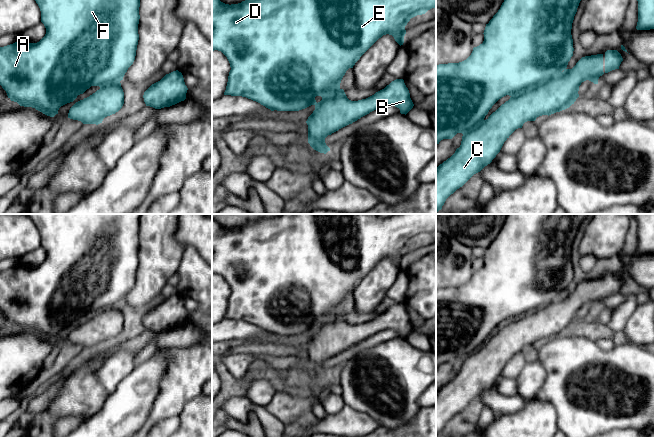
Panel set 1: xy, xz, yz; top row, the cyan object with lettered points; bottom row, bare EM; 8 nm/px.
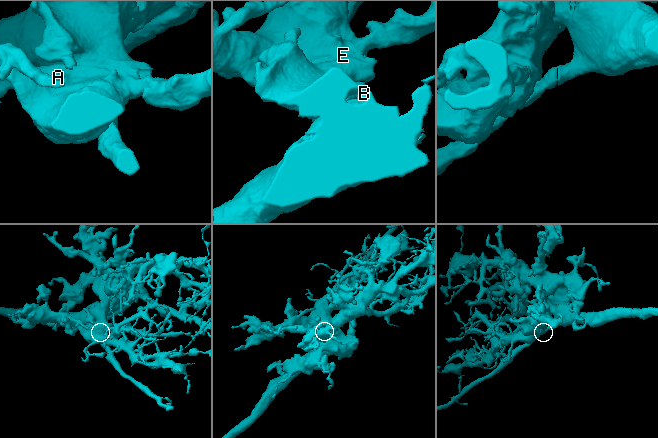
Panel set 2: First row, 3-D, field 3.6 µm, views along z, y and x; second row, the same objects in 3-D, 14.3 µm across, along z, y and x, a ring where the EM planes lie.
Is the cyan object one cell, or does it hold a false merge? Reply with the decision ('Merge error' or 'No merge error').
No merge error

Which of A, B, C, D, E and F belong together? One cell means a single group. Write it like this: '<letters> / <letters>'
A B C D E F

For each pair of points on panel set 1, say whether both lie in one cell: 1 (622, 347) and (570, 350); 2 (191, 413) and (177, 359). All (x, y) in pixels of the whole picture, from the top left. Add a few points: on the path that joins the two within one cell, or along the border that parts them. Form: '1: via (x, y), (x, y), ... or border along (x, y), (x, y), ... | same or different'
1: via (609, 356), (583, 356) | same
2: border along (201, 393), (186, 403), (179, 416) | different

